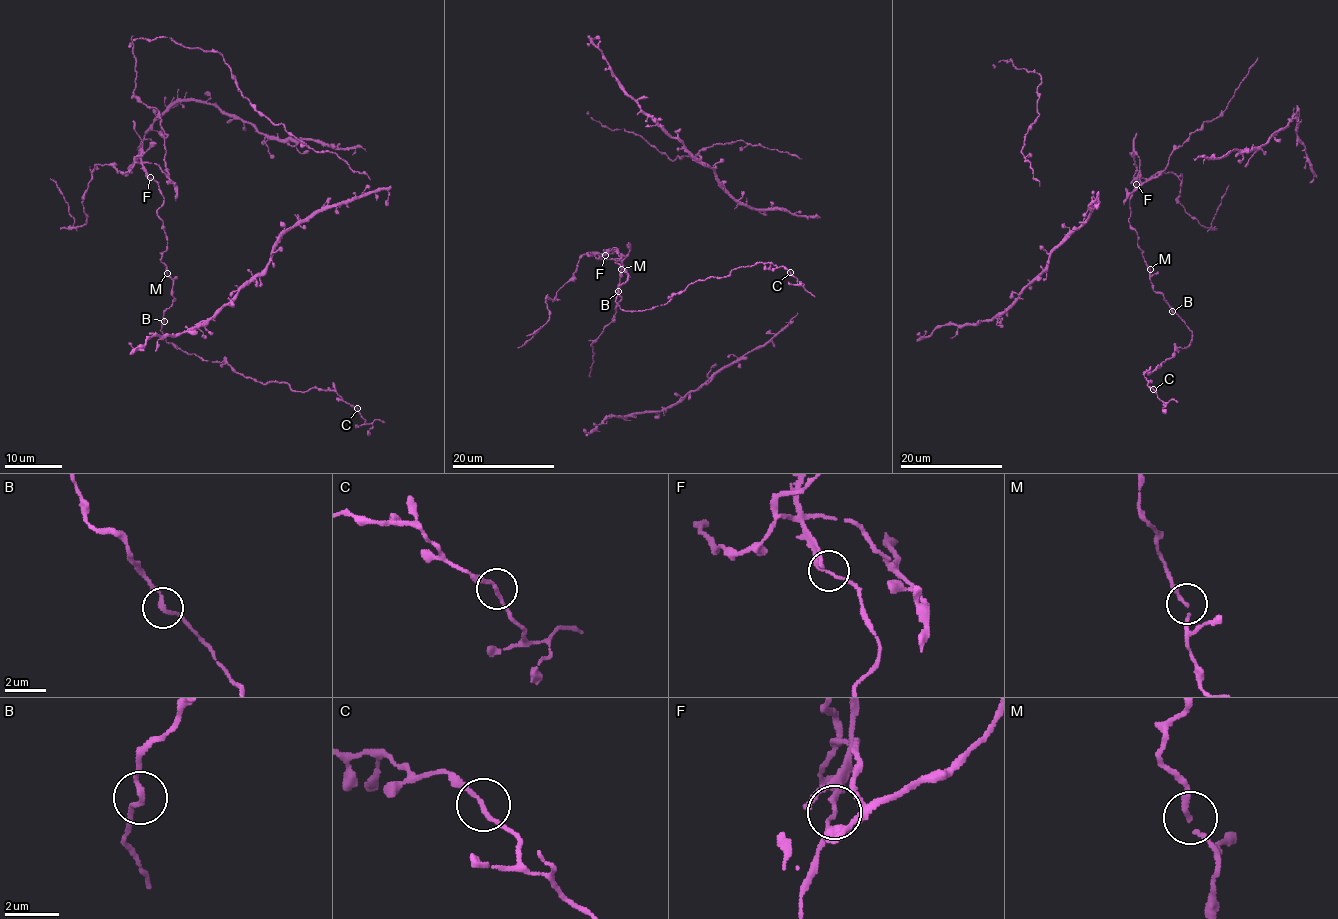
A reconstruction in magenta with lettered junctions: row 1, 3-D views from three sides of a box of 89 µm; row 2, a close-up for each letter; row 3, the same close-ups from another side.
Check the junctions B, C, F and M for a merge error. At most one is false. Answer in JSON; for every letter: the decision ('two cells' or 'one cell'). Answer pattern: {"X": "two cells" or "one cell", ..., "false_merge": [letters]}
{"B": "one cell", "C": "one cell", "F": "two cells", "M": "one cell", "false_merge": ["F"]}

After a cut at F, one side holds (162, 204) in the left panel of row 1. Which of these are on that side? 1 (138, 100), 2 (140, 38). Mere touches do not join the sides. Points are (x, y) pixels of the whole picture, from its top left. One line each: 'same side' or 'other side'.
1: other side
2: same side

